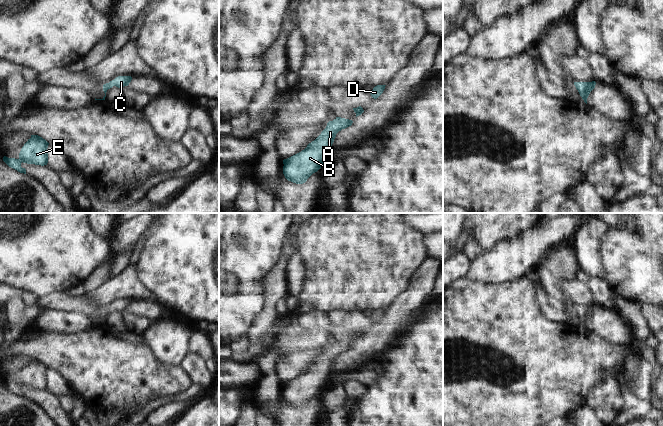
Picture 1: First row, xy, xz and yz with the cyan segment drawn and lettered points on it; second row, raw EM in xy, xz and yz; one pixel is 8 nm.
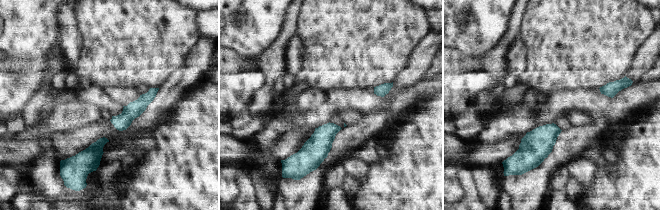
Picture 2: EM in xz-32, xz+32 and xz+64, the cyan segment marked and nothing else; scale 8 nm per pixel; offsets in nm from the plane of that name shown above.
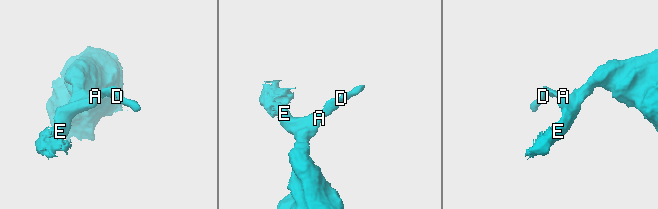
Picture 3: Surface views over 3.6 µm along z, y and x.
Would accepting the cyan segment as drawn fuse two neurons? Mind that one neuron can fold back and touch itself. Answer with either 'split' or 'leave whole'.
leave whole

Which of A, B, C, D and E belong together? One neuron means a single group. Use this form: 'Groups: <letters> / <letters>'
Groups: A B C D E.

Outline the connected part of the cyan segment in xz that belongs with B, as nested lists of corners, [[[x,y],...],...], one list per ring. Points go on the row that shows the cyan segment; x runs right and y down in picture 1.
[[[336,117],[321,134],[301,152],[283,160],[283,174],[288,181],[303,184],[327,161],[336,134],[351,126],[352,120]]]

